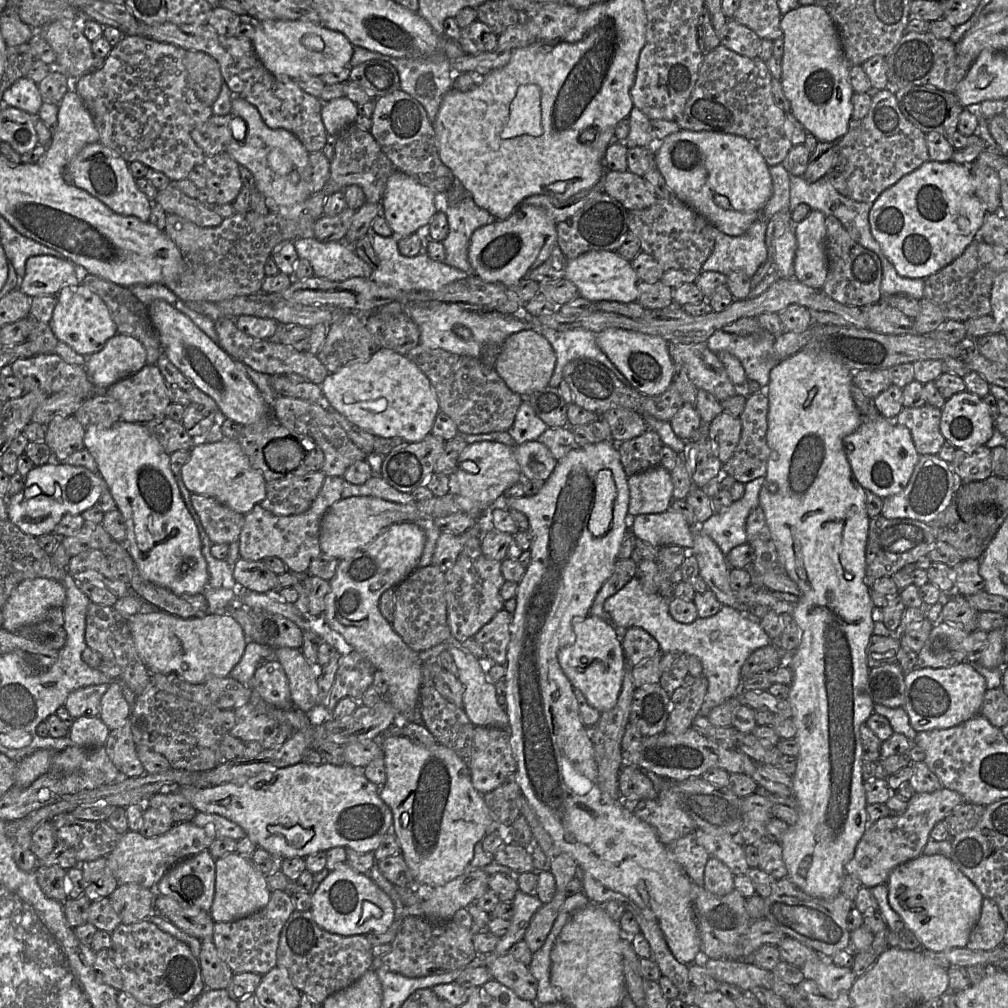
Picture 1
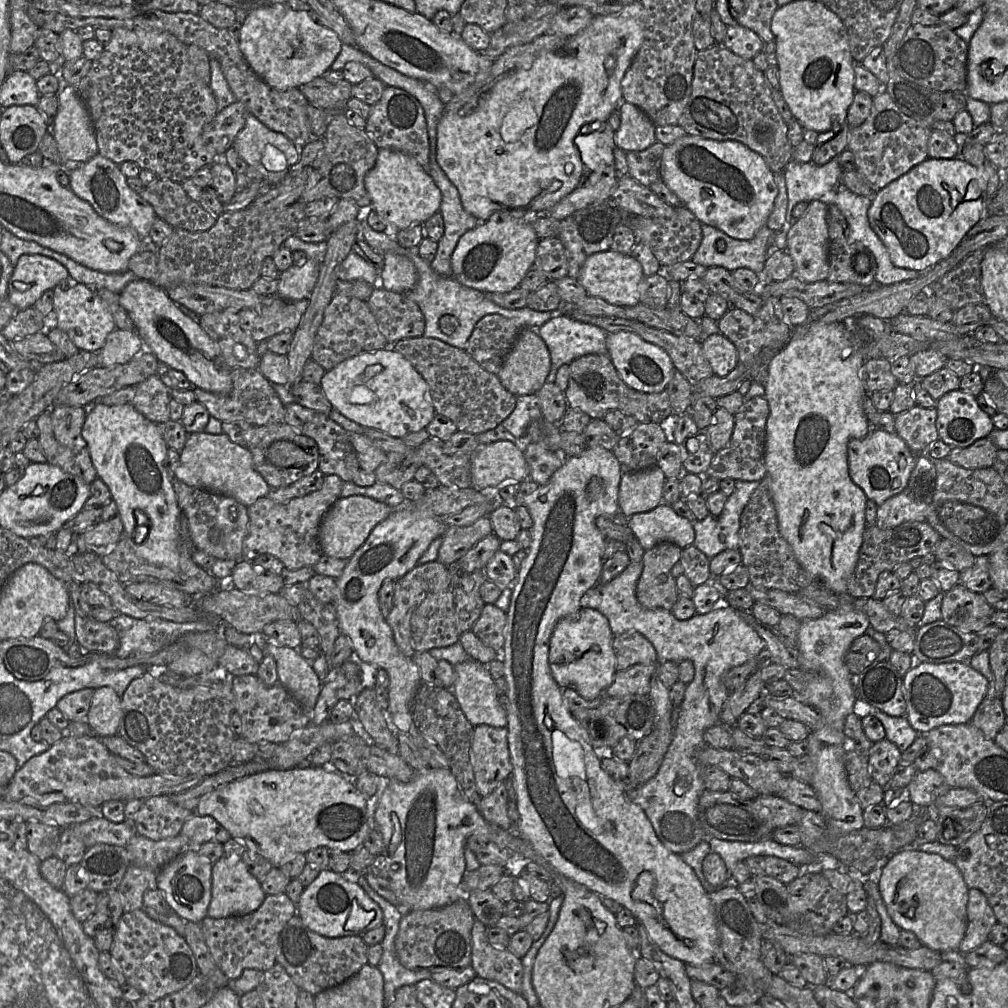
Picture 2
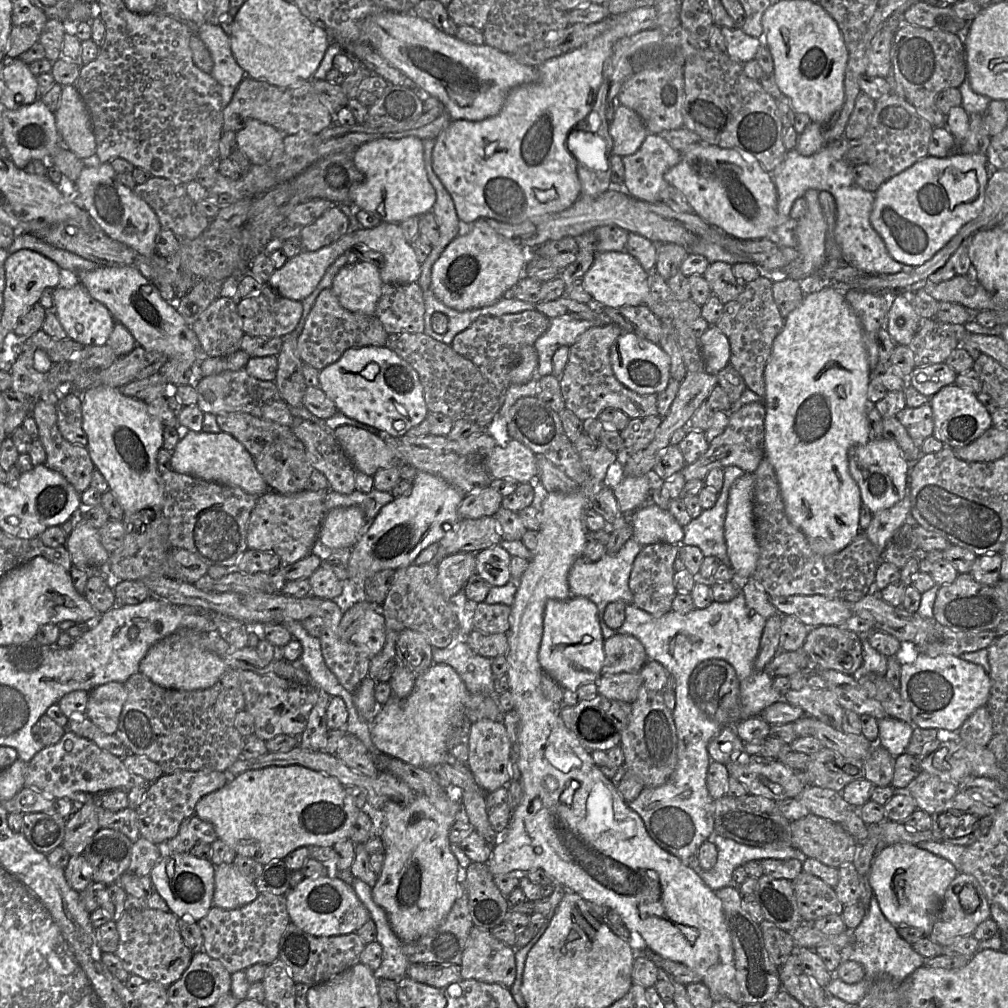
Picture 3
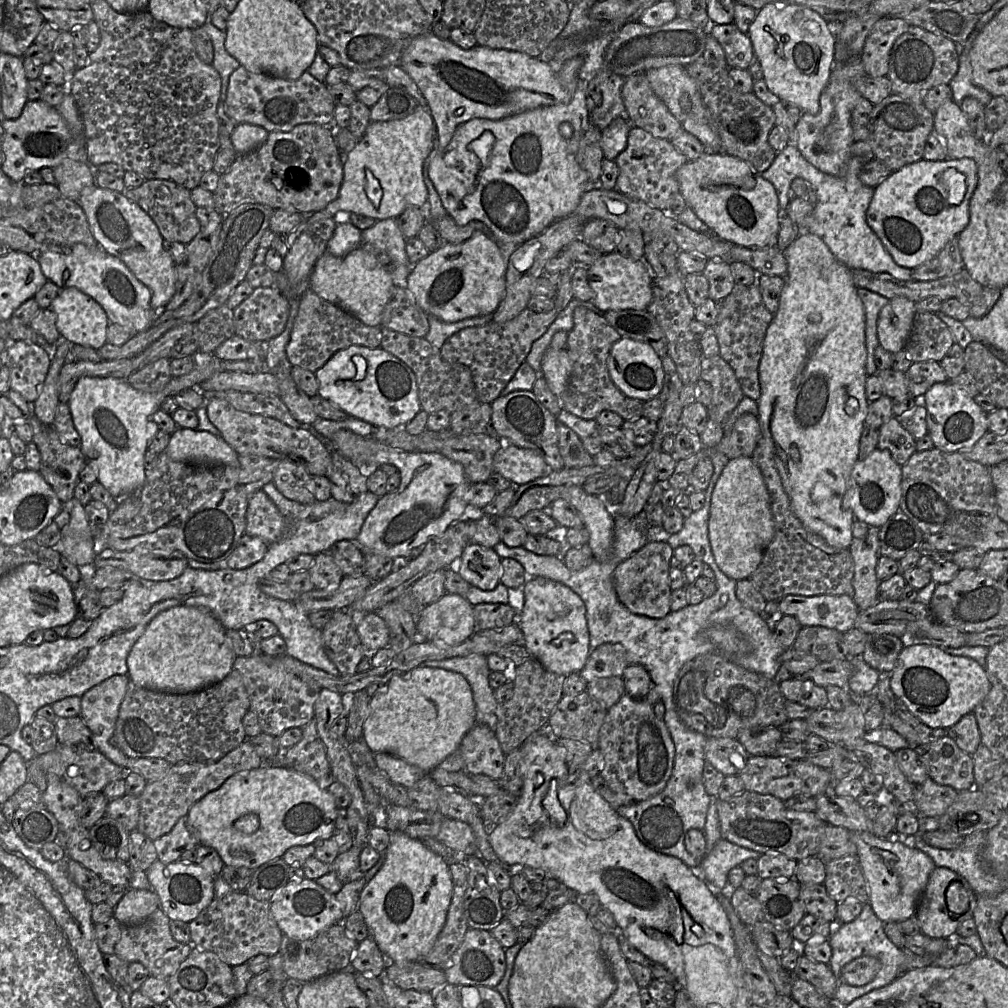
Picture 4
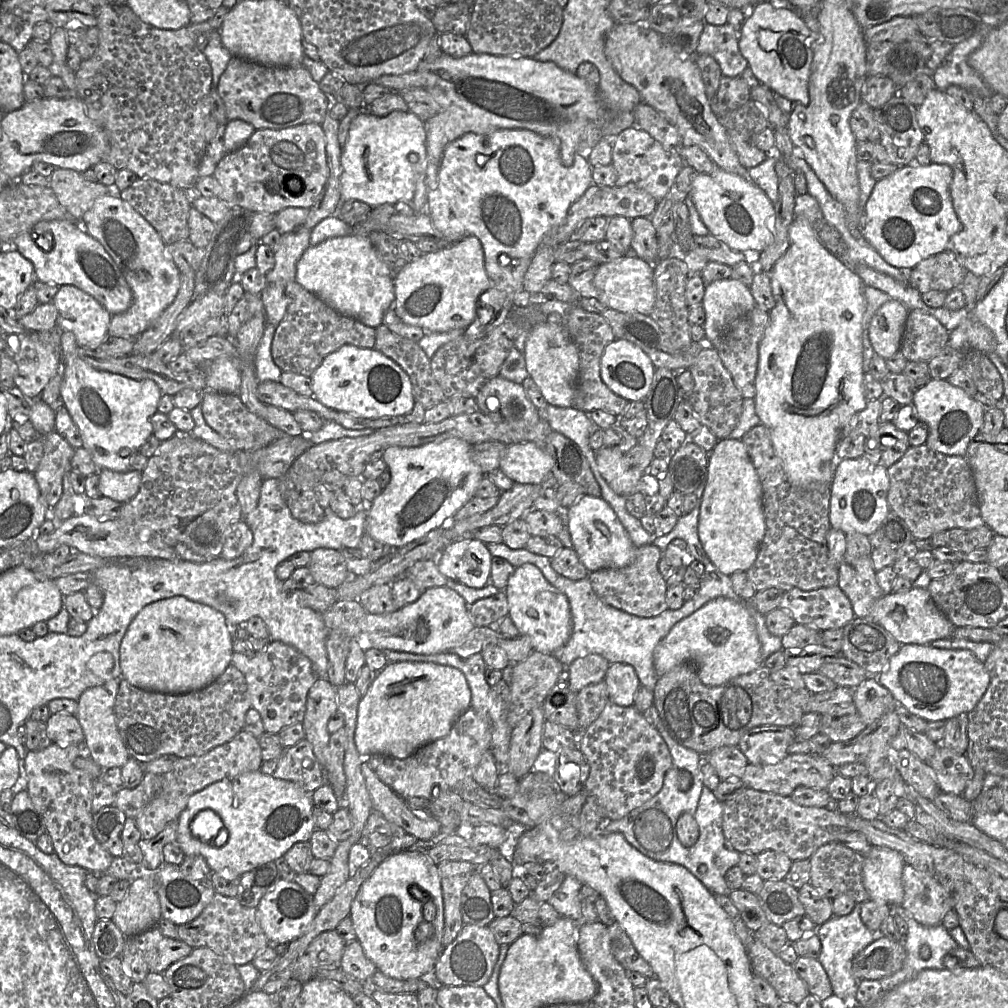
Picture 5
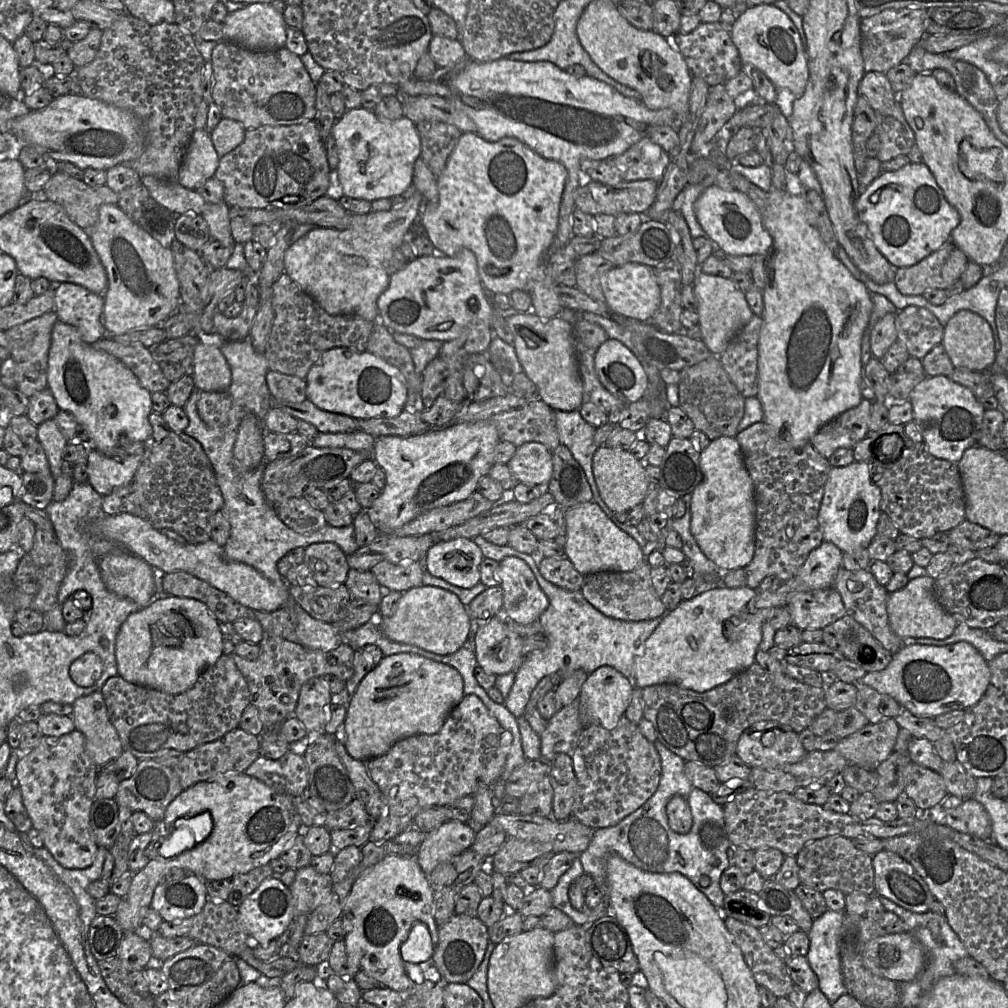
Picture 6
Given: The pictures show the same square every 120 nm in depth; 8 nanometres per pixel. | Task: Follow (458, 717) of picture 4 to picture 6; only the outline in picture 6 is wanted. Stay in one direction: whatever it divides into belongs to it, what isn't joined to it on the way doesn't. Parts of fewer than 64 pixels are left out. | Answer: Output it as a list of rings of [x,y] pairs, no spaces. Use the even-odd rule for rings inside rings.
[[[413,653],[384,656],[350,696],[343,722],[344,746],[351,757],[365,762],[386,754],[396,742],[404,738],[436,734],[464,696],[463,678],[455,668]]]

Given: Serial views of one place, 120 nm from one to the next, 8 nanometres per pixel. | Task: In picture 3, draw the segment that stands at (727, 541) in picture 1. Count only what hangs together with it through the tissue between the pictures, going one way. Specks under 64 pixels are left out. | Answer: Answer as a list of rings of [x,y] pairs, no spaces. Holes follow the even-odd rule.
[[[727,466],[723,473],[724,484],[715,505],[683,527],[684,537],[680,544],[698,547],[704,557],[715,556],[722,564],[730,566],[724,537],[727,502],[733,482],[745,472],[737,466]]]

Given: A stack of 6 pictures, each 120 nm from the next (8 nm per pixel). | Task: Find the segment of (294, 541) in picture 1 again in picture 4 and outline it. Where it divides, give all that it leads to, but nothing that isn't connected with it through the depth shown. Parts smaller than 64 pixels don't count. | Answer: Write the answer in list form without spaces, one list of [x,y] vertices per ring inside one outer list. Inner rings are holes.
[[[263,490],[255,492],[248,501],[245,534],[258,537],[267,544],[279,541],[286,534],[286,523],[283,516]]]

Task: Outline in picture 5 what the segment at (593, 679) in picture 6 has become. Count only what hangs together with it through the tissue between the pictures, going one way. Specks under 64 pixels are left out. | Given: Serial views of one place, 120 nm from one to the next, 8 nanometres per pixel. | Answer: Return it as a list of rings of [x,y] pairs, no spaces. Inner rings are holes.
[[[610,664],[603,681],[607,686],[609,702],[622,707],[634,704],[635,694],[641,684],[631,665]]]

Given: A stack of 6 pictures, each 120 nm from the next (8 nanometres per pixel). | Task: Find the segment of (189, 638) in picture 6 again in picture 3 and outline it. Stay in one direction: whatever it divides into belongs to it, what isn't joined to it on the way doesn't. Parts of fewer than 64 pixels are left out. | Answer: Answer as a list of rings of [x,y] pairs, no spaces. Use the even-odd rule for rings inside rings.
[[[179,629],[150,647],[139,665],[139,672],[154,684],[173,690],[204,690],[212,687],[230,668],[214,653],[195,646],[187,637],[192,631]]]

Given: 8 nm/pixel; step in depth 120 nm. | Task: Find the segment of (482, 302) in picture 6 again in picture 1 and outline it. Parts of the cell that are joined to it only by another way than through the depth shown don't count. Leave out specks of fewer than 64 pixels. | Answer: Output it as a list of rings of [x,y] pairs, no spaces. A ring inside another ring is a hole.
[[[523,205],[503,221],[478,228],[471,236],[468,249],[473,274],[491,283],[517,284],[544,263],[557,244],[557,230],[547,212],[536,206]]]

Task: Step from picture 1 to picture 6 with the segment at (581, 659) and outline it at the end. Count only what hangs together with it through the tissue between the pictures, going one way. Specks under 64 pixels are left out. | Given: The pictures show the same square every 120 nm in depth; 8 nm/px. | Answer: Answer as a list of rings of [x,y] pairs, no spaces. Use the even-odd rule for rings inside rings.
[[[506,557],[499,562],[497,577],[503,589],[502,616],[518,624],[539,621],[549,599],[527,563],[518,557]]]

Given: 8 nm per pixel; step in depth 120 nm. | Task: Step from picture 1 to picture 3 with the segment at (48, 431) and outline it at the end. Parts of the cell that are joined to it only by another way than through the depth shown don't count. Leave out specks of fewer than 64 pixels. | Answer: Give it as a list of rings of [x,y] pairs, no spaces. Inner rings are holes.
[[[72,393],[56,403],[57,426],[62,437],[72,444],[86,447],[87,436],[82,429],[81,399]]]

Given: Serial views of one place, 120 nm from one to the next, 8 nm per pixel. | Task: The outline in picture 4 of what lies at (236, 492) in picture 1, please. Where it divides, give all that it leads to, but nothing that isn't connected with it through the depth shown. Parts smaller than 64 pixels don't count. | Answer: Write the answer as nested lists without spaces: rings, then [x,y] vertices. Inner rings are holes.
[[[188,428],[171,434],[165,453],[174,461],[200,466],[236,464],[239,456],[223,438]]]

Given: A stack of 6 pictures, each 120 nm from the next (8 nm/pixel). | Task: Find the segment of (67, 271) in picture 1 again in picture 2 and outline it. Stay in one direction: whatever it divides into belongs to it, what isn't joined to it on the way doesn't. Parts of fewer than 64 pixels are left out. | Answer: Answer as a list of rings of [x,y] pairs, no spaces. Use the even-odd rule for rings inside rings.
[[[24,254],[14,266],[7,299],[18,310],[33,307],[45,291],[54,289],[68,277],[67,269],[56,260],[39,254]]]

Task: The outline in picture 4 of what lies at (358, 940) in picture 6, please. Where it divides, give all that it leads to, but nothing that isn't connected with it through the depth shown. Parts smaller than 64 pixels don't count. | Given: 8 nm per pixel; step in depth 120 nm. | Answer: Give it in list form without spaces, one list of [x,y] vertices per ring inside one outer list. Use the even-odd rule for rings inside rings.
[[[390,832],[390,842],[386,850],[385,862],[378,873],[366,884],[359,898],[359,912],[363,915],[365,923],[368,927],[370,937],[376,942],[383,955],[390,957],[394,963],[398,962],[414,962],[426,956],[432,949],[440,931],[442,930],[448,908],[451,903],[453,893],[453,885],[449,865],[438,854],[430,850],[421,840],[412,838],[403,832]]]

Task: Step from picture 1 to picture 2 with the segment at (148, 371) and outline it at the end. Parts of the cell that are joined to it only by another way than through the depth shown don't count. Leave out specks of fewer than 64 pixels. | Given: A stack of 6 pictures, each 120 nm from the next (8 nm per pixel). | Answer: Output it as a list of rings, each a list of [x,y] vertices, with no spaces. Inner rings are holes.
[[[155,374],[135,386],[131,405],[151,422],[164,423],[170,420],[170,399],[170,389]]]

